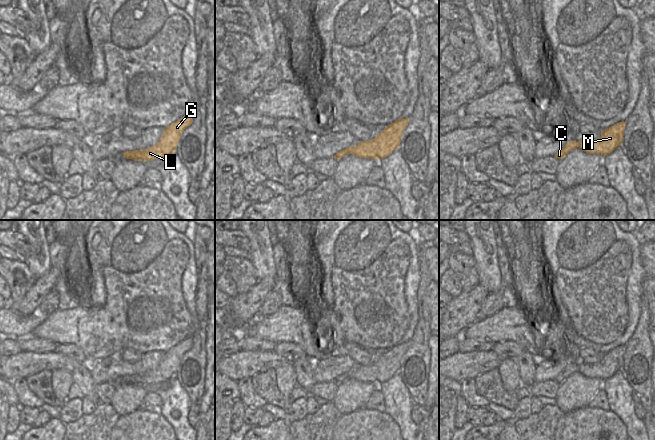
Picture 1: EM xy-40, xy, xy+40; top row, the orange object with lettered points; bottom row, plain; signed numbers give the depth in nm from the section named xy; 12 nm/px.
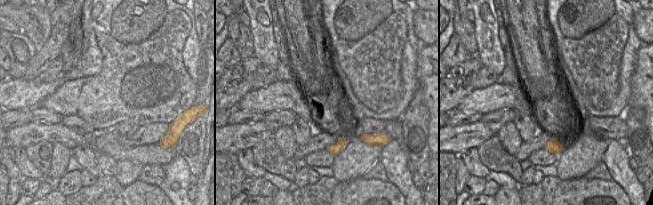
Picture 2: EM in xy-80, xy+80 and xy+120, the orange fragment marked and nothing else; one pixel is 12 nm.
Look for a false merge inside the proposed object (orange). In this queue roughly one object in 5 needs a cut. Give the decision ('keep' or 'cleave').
keep

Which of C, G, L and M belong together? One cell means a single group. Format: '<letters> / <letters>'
C G L M

